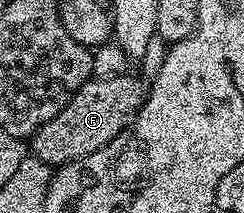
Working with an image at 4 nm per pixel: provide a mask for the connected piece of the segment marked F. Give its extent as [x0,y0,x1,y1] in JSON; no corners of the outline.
[29,73,145,168]

